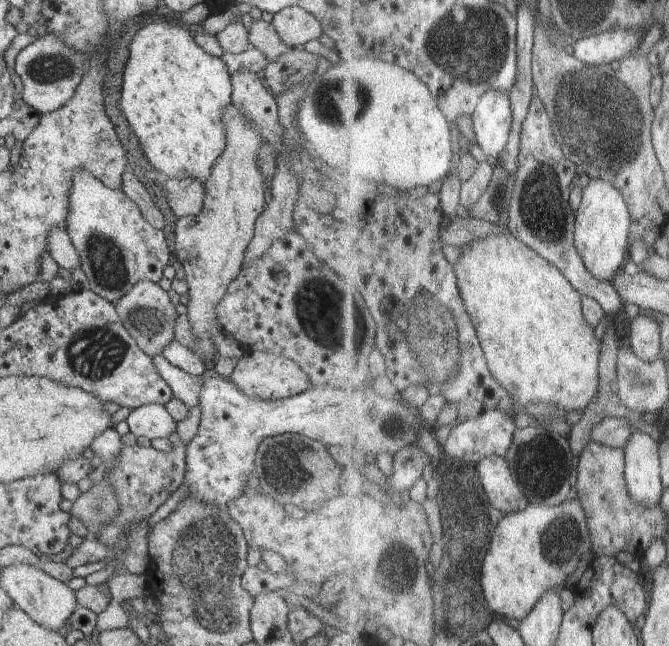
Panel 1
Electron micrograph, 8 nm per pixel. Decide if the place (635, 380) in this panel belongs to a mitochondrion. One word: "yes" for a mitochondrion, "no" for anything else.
yes

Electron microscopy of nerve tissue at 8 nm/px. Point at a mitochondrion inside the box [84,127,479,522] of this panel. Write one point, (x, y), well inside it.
(320, 299)

